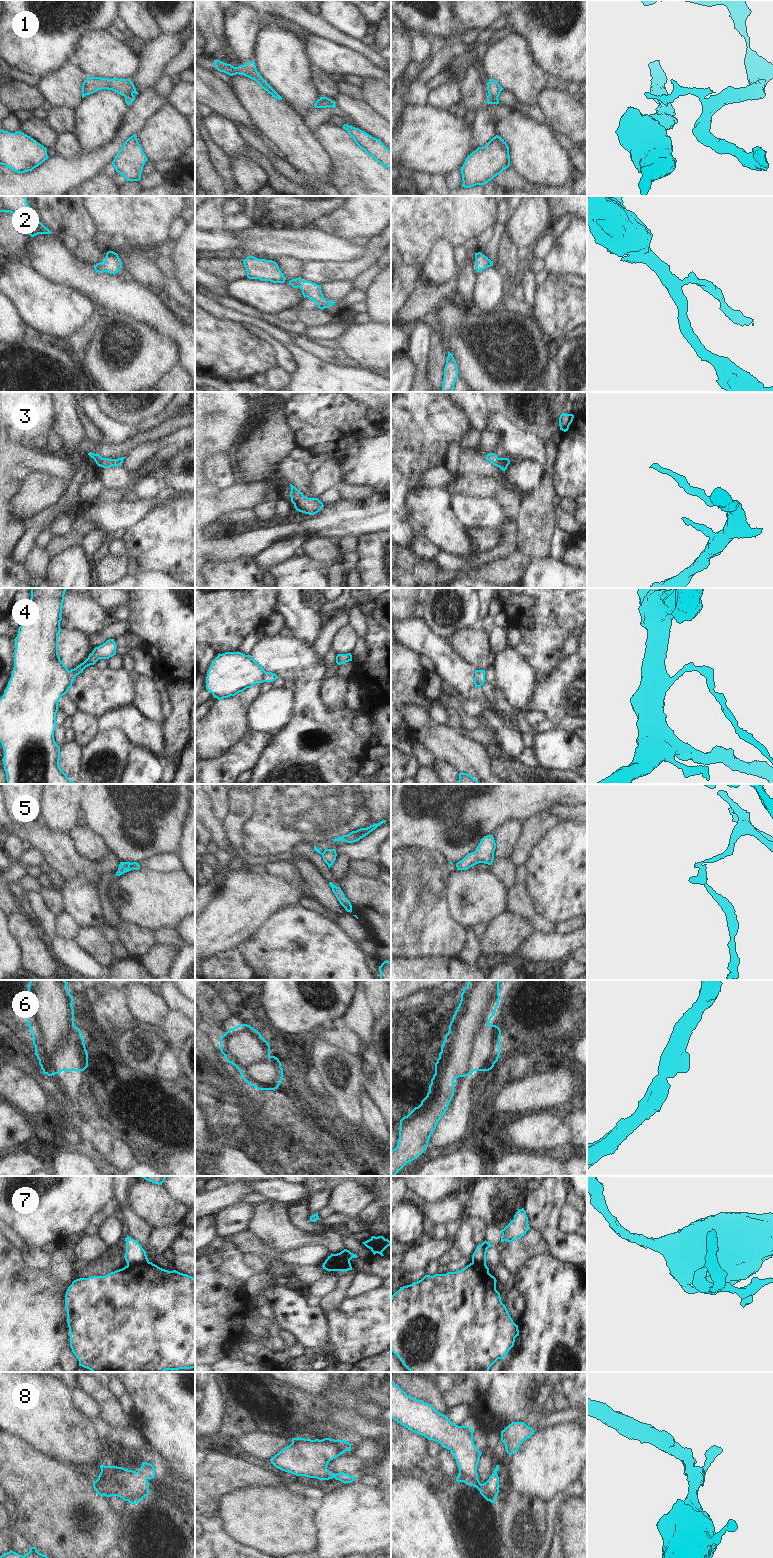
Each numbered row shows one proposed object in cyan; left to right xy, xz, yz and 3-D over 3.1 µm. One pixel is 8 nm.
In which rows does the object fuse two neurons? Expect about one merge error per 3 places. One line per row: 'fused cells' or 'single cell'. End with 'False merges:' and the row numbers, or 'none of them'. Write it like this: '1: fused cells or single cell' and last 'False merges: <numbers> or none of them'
1: fused cells
2: single cell
3: single cell
4: single cell
5: fused cells
6: fused cells
7: fused cells
8: single cell
False merges: 1, 5, 6, 7

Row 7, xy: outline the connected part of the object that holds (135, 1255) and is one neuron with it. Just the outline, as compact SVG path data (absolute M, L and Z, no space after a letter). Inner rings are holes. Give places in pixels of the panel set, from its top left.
M127 1235L124 1241L126 1242L126 1253L124 1257L127 1266L137 1266L149 1261L146 1251L141 1247L137 1240L134 1240Z

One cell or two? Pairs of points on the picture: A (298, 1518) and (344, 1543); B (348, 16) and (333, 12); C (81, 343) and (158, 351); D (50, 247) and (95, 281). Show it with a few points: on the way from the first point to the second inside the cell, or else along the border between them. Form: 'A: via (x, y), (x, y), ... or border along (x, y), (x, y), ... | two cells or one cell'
A: border along (313, 1508), (316, 1547) | two cells
B: via (344, 16), (337, 12) | one cell
C: border along (98, 323), (87, 348), (79, 356) | two cells
D: via (61, 258), (78, 275), (84, 278) | one cell

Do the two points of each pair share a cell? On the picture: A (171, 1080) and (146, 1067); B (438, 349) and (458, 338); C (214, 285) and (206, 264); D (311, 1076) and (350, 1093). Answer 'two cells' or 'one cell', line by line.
A: two cells
B: two cells
C: two cells
D: two cells

